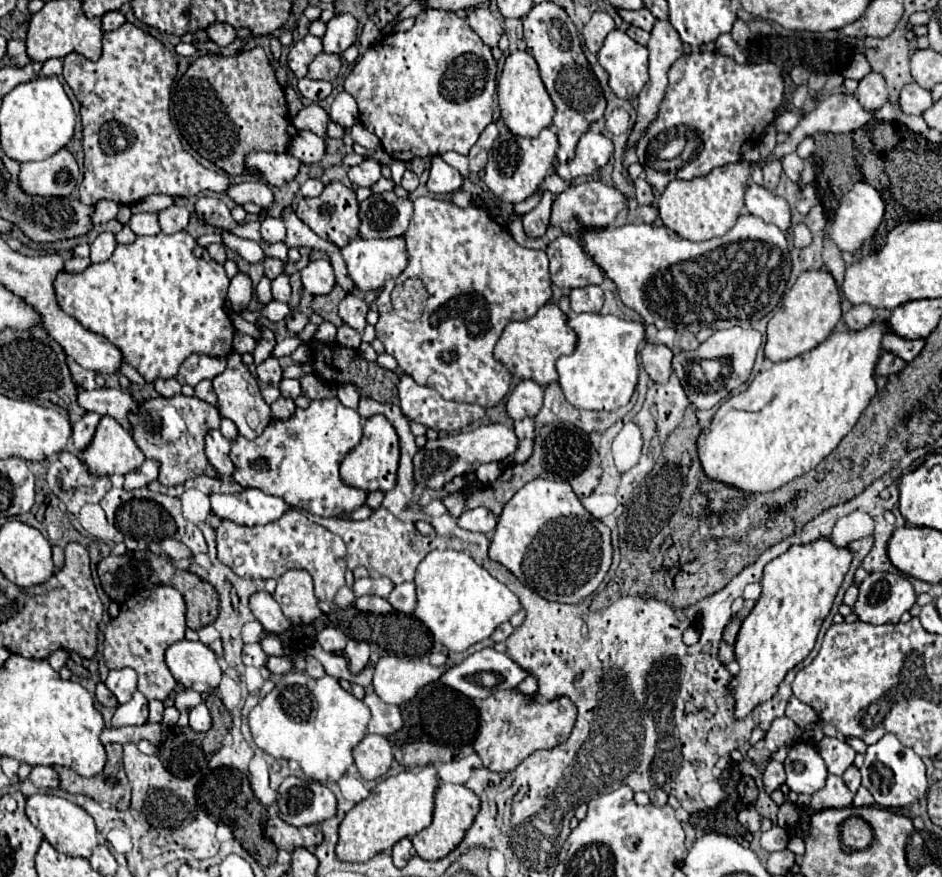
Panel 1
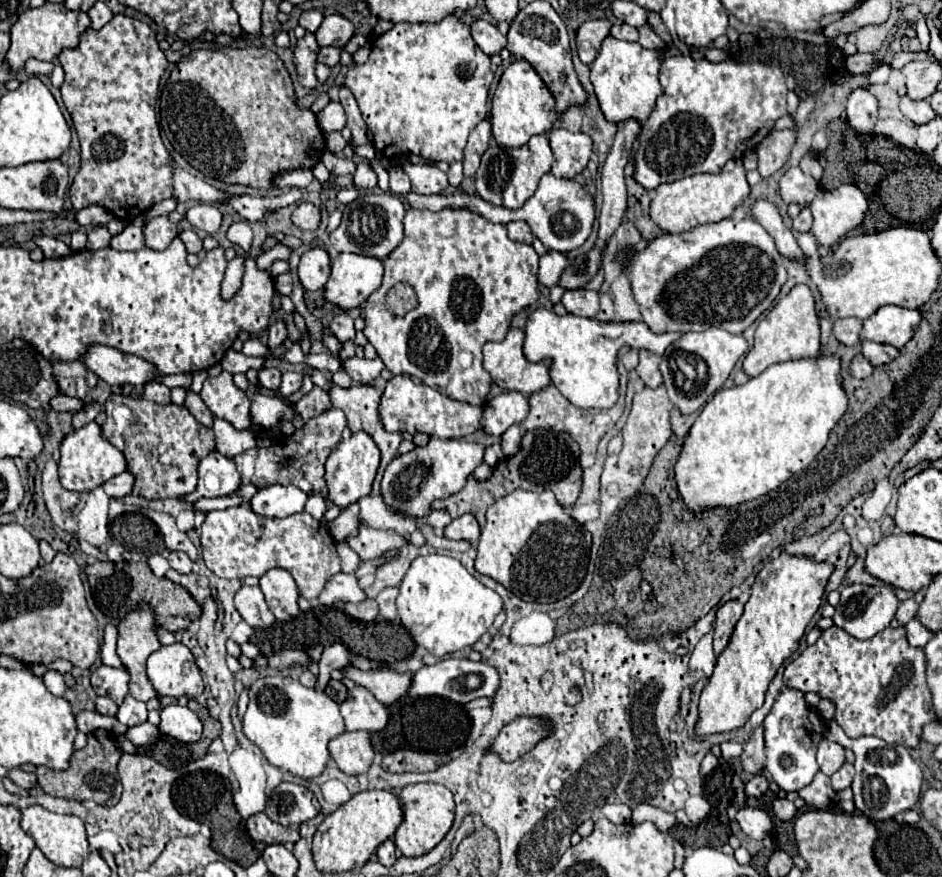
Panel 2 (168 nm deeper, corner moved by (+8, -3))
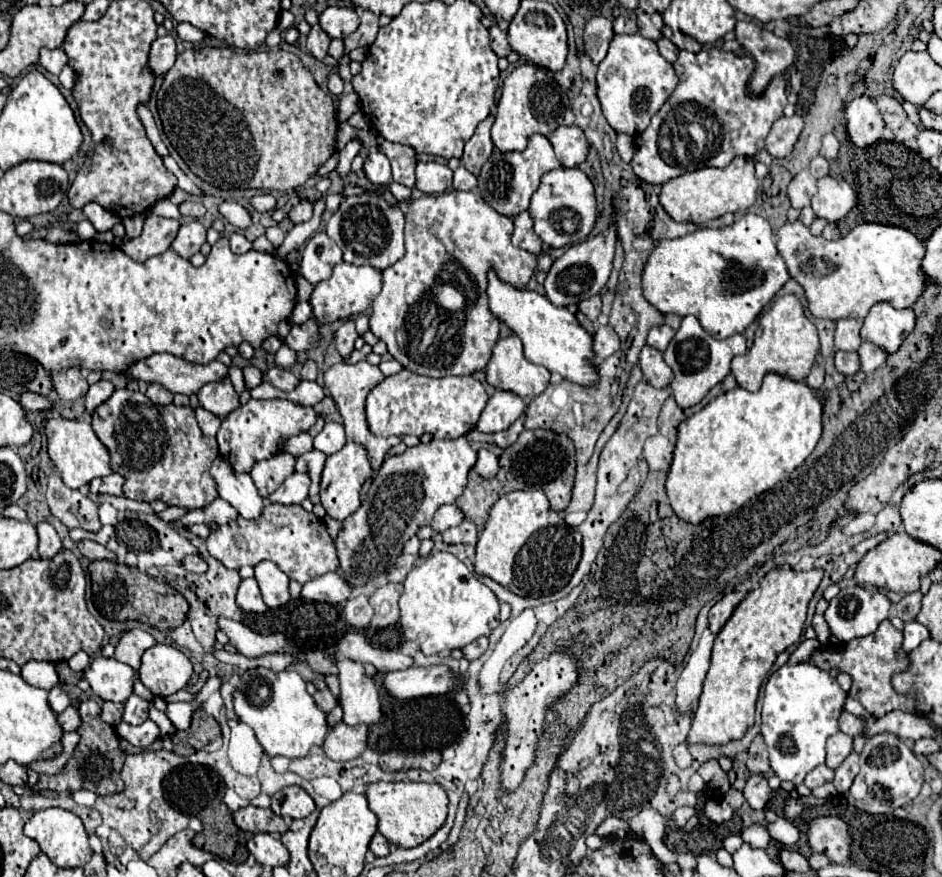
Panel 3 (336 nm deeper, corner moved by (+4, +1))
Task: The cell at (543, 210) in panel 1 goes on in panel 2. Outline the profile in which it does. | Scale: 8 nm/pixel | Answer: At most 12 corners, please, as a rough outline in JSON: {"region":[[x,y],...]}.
{"region":[[525,221],[507,225],[513,241],[533,243],[533,233]]}

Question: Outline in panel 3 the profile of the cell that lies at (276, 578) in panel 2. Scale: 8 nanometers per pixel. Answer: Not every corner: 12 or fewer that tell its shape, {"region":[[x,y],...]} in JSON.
{"region":[[273,561],[255,565],[263,601],[271,609],[291,601],[289,577]]}

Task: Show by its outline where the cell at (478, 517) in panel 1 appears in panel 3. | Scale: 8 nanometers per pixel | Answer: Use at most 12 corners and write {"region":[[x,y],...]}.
{"region":[[469,519],[443,531],[443,543],[477,543],[477,525]]}

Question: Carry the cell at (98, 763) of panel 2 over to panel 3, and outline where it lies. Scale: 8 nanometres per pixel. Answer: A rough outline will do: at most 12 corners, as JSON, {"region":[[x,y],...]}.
{"region":[[79,705],[81,741],[57,775],[35,789],[123,791],[125,753],[101,707]]}

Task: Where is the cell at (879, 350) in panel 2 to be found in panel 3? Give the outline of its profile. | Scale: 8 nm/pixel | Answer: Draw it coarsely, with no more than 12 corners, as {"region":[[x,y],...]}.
{"region":[[875,343],[857,349],[861,369],[871,373],[887,359],[887,351]]}

